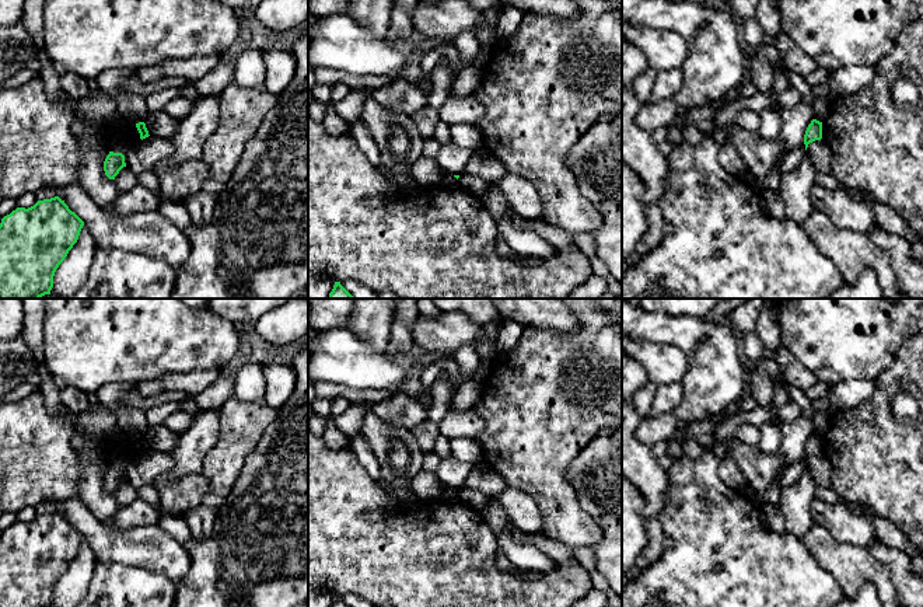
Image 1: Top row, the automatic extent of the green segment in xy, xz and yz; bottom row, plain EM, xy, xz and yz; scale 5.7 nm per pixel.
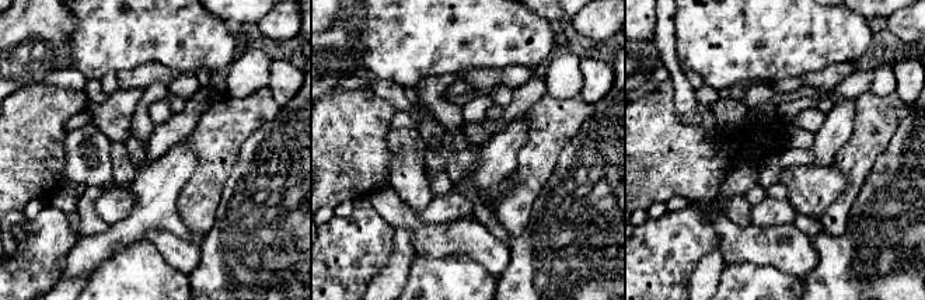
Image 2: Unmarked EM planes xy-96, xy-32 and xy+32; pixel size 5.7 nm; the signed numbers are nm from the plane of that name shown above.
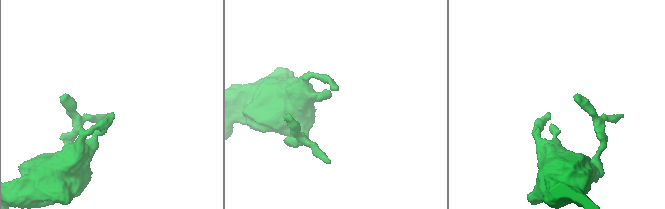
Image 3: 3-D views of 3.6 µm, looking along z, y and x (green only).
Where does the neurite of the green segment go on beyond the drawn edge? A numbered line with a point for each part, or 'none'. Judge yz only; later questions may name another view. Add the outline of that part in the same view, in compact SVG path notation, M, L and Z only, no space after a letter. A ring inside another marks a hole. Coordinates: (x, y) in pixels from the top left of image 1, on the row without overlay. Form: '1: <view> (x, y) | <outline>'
none

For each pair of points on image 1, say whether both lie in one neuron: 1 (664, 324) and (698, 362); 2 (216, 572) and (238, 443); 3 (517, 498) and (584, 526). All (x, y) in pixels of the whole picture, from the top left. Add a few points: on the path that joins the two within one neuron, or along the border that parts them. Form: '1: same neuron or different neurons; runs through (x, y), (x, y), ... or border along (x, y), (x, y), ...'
1: same neuron; runs through (674, 331), (695, 352)
2: different neurons; border along (245, 459), (216, 517)
3: different neurons; border along (510, 487), (524, 491), (534, 501), (542, 532)

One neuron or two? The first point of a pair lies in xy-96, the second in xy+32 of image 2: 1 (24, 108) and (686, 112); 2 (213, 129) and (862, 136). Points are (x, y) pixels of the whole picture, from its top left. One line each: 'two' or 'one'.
1: two
2: one

